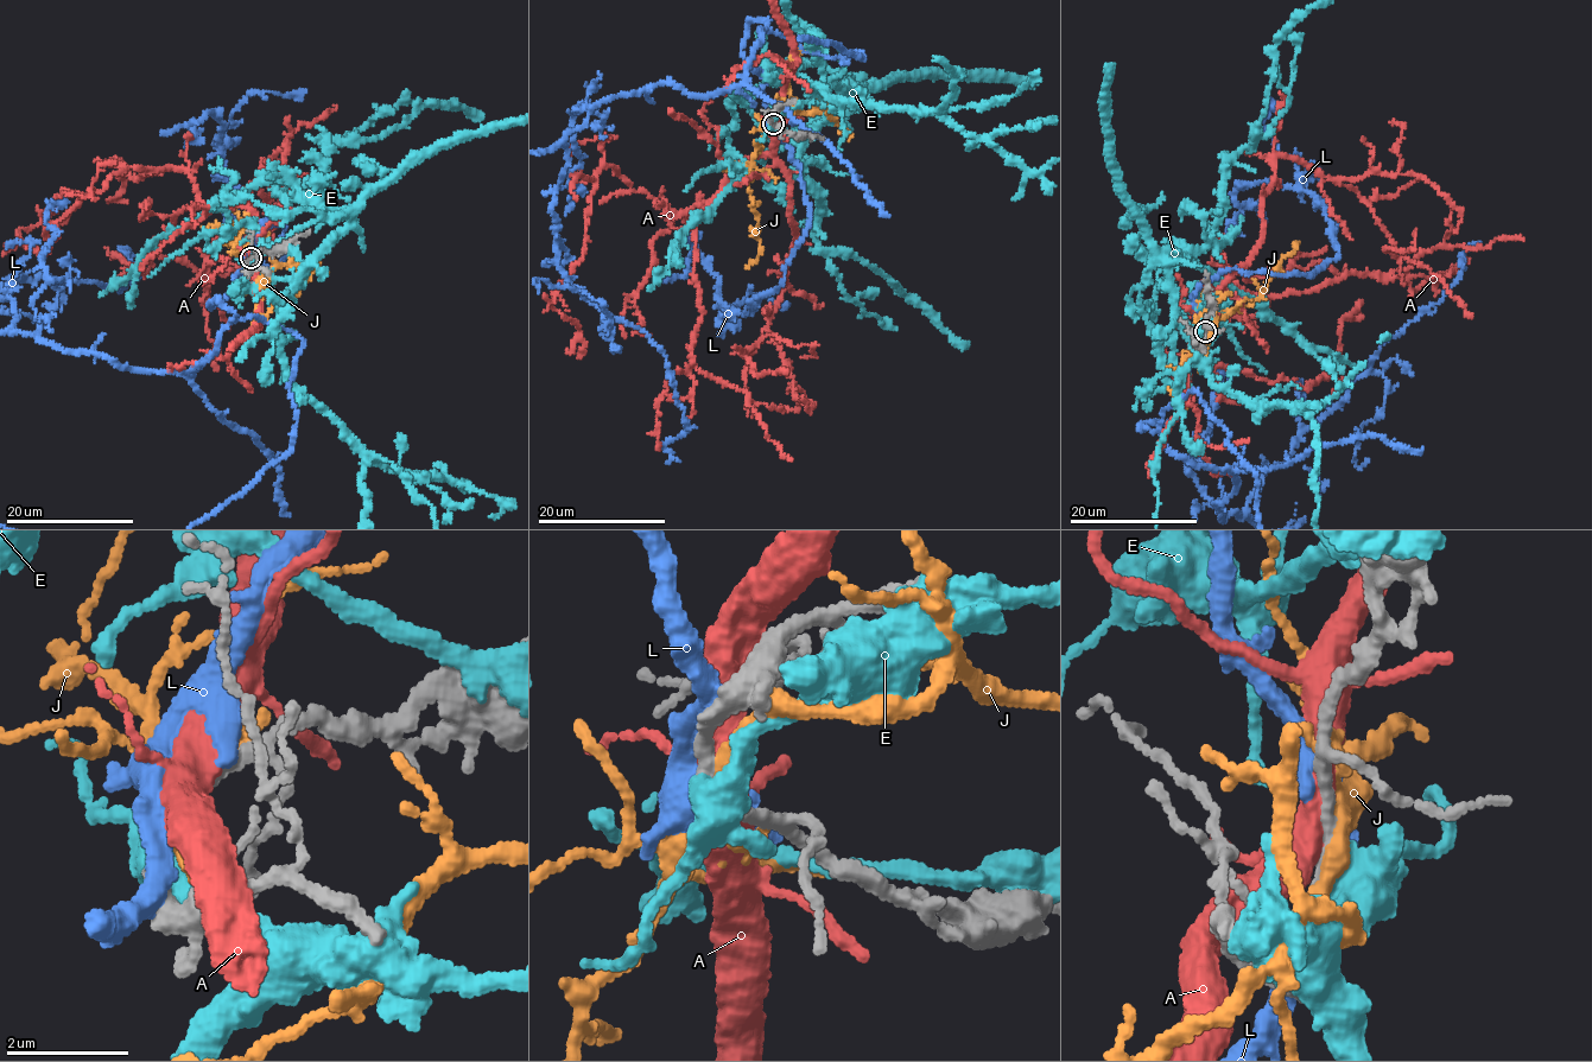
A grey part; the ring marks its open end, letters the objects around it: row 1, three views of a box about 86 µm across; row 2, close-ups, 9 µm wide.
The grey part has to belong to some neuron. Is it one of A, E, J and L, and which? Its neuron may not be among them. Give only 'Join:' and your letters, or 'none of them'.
Join: A

